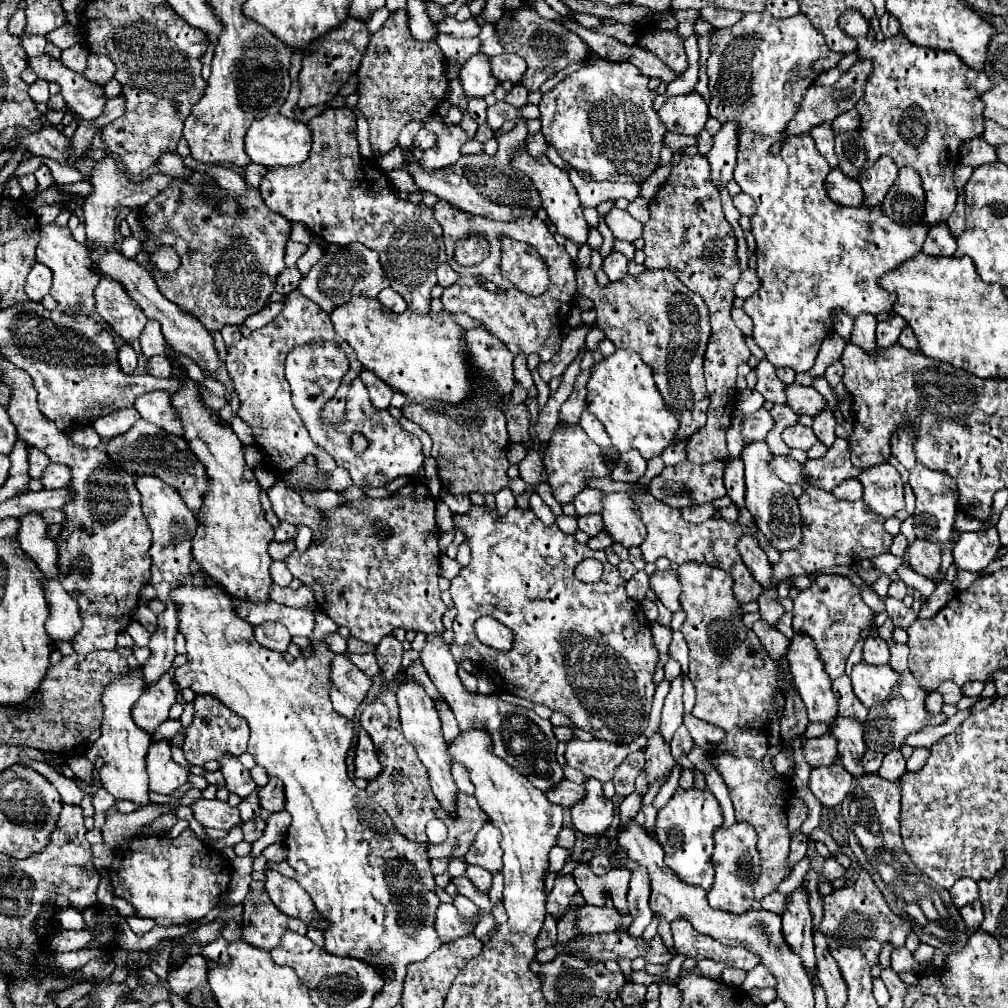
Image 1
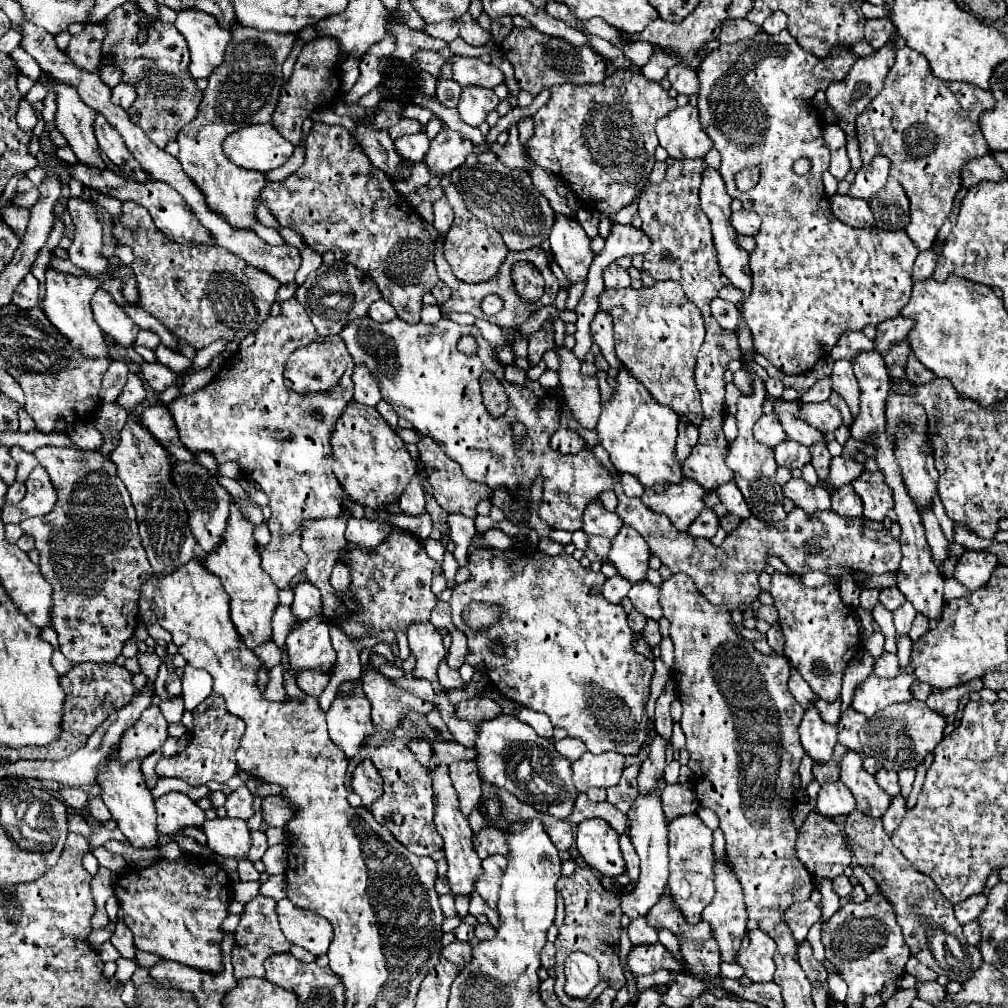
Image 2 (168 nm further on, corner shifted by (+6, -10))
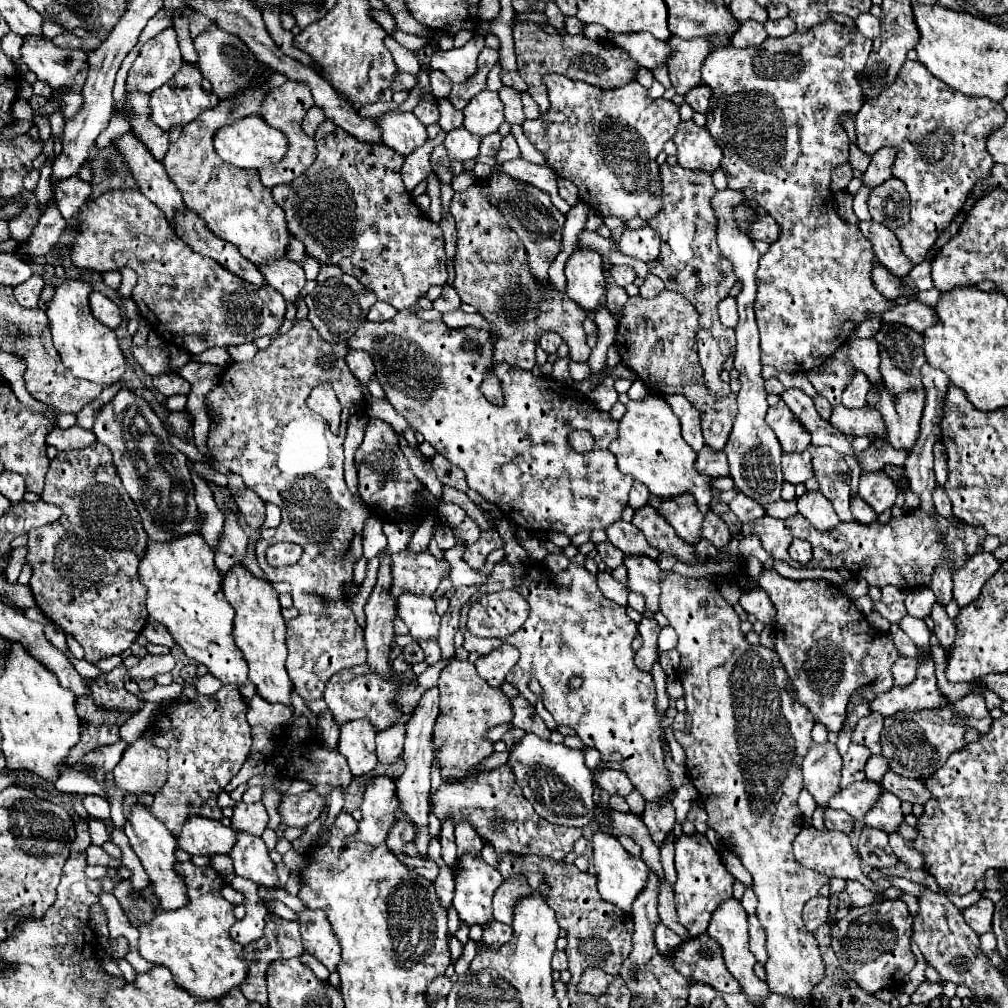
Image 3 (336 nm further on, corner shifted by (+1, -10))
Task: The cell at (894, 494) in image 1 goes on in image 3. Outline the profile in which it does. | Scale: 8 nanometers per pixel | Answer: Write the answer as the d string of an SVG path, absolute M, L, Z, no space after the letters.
M879 471L879 473L861 473L859 479L859 495L873 507L873 511L879 515L885 509L891 509L895 503L895 485L891 485L891 479Z

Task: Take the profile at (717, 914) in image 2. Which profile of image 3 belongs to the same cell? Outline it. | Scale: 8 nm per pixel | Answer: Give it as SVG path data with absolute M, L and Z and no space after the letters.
M727 897L727 899L715 909L715 913L713 913L713 917L711 917L711 923L709 923L709 929L707 929L707 935L719 943L719 947L723 949L723 959L725 959L727 969L729 969L731 975L743 985L743 991L745 991L747 999L757 1005L757 1001L769 993L769 987L767 987L767 983L759 981L757 975L753 973L755 957L753 957L753 953L749 951L747 913L745 913L745 909L743 909L743 905L741 905L739 899Z

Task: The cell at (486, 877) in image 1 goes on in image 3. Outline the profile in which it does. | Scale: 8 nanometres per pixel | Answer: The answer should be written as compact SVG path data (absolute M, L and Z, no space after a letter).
M487 921L487 925L483 925L483 941L487 945L503 945L503 941L511 939L511 925L503 925L499 921Z

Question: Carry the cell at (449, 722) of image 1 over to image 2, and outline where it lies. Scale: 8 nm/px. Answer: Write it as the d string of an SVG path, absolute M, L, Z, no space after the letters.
M454 761L450 765L450 779L460 799L460 811L464 817L468 817L482 797L480 777L478 769L474 769L474 761Z

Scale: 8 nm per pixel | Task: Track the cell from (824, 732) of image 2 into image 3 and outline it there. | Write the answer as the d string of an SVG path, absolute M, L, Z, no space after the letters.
M827 741L823 745L811 743L809 753L803 759L803 787L813 795L817 805L827 805L831 793L839 791L843 759L837 745Z

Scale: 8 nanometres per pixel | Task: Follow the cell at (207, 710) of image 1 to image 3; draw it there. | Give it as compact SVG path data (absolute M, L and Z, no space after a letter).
M223 685L213 697L195 697L187 703L175 703L169 705L167 709L161 707L157 711L155 717L155 739L153 743L158 747L167 749L169 755L169 775L167 775L167 785L163 785L163 789L159 789L155 793L155 801L151 805L155 817L159 817L159 821L165 823L165 827L175 835L175 829L179 829L179 825L183 825L183 817L187 817L187 813L199 813L211 819L221 819L221 807L217 805L217 795L221 793L221 789L239 773L239 769L243 767L243 763L249 757L251 745L253 745L253 737L251 737L251 725L245 719L247 715L247 705L243 703L239 689L235 689L235 685Z

